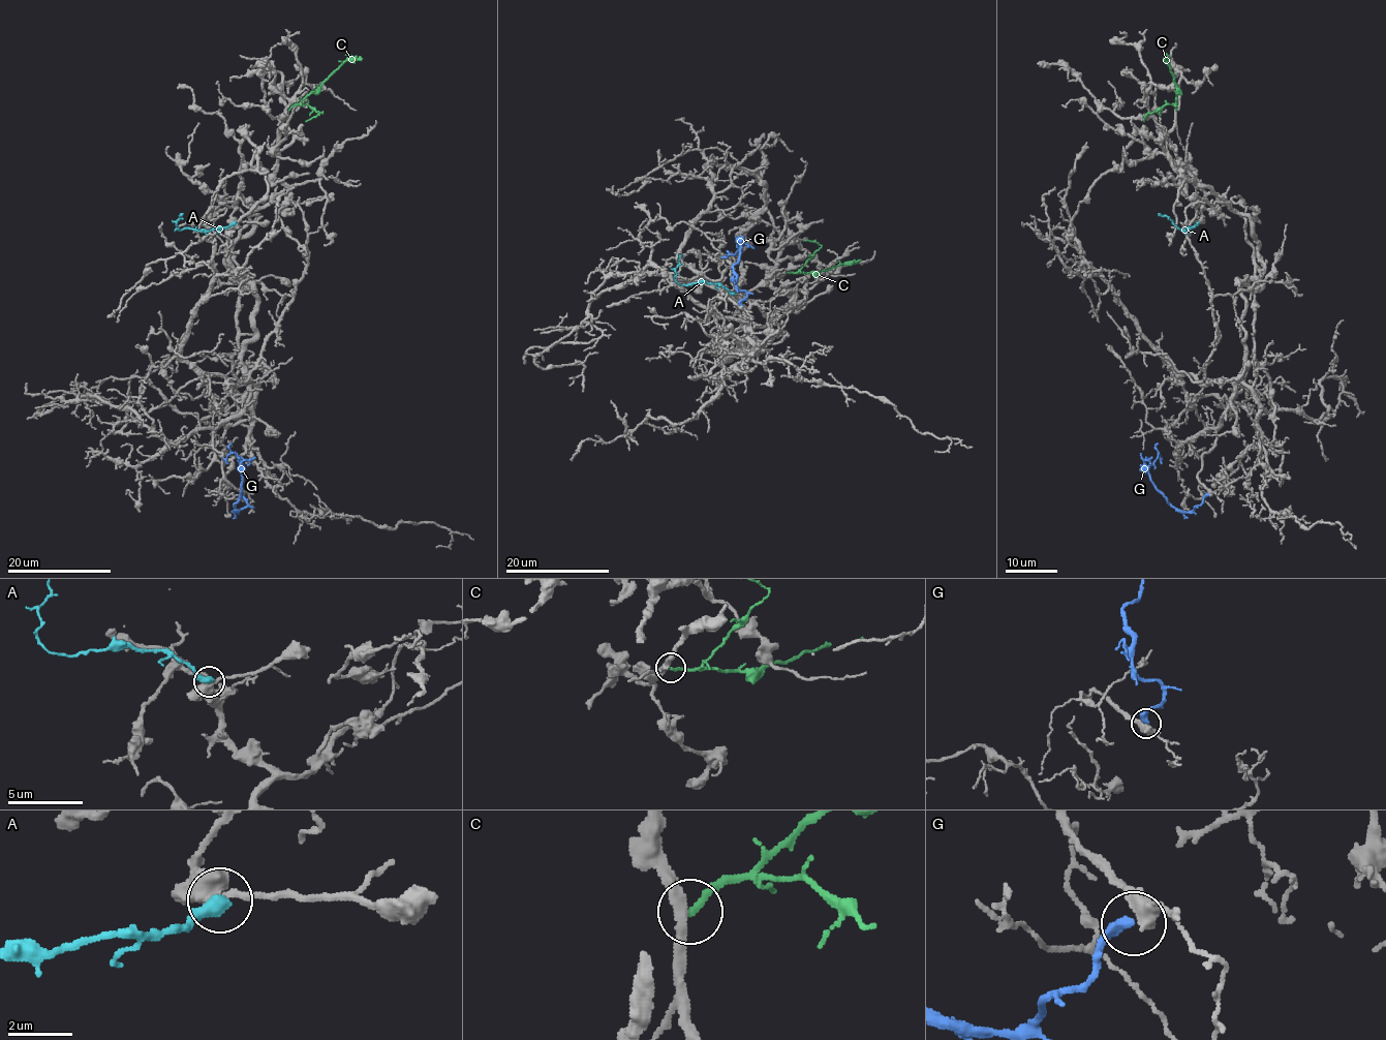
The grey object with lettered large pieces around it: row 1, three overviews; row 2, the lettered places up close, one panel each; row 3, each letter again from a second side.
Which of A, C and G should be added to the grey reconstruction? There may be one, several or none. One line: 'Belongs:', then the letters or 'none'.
Belongs: none

